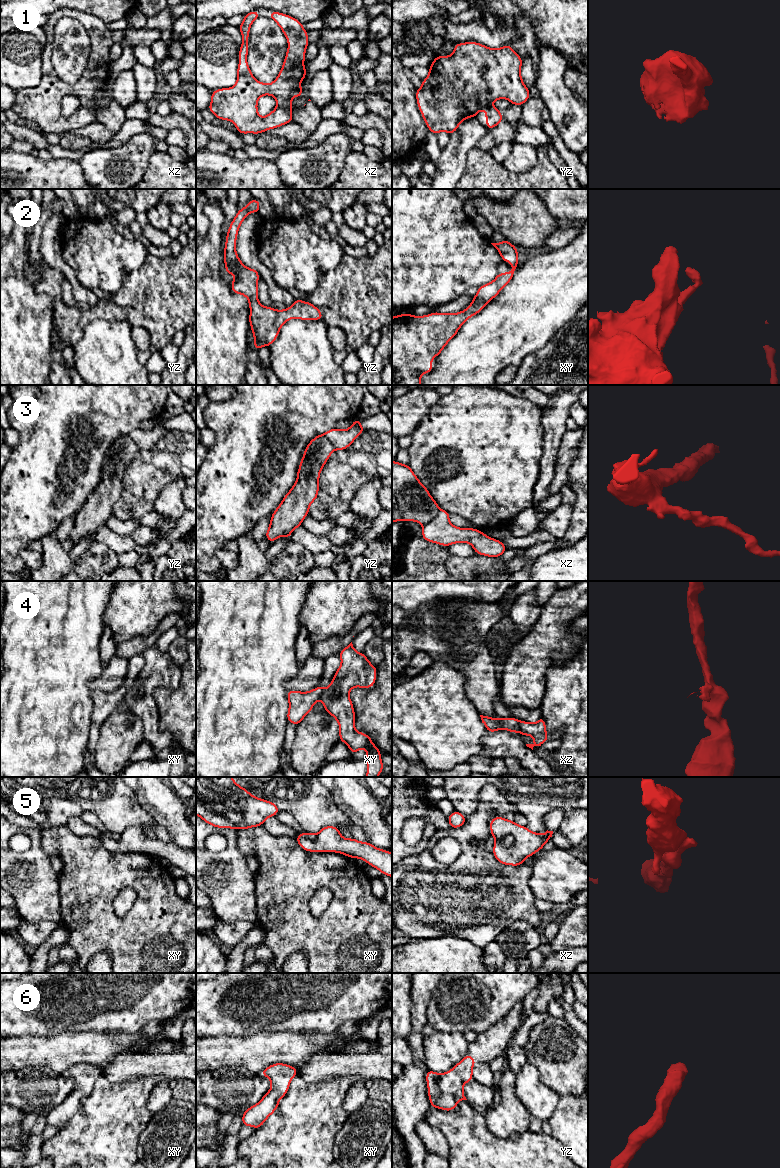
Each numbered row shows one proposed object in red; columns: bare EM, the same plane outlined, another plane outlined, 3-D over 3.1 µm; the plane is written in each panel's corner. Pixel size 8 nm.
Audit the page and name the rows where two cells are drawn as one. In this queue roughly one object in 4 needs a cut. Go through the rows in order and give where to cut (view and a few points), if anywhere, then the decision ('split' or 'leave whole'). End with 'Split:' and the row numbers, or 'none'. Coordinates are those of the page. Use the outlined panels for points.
1: xz (297, 85), (293, 91) | split
2: no cut | leave whole
3: xz (440, 509), (432, 519), (422, 524) | split
4: xz (520, 721), (517, 731) | split
5: xz (514, 838), (506, 836), (501, 844) | split
6: no cut | leave whole
Split: 1, 3, 4, 5

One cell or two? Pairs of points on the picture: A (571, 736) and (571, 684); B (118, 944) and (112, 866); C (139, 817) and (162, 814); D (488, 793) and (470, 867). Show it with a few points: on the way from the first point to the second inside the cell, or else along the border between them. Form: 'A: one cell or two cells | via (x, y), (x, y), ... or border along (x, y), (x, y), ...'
A: one cell | via (571, 723), (571, 697)
B: one cell | via (105, 925), (105, 885)
C: two cells | border along (137, 797), (138, 803), (157, 823)
D: one cell | via (485, 811), (480, 821), (467, 834), (468, 849)

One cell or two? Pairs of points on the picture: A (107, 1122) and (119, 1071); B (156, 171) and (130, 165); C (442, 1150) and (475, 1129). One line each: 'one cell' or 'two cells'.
A: two cells
B: two cells
C: two cells

